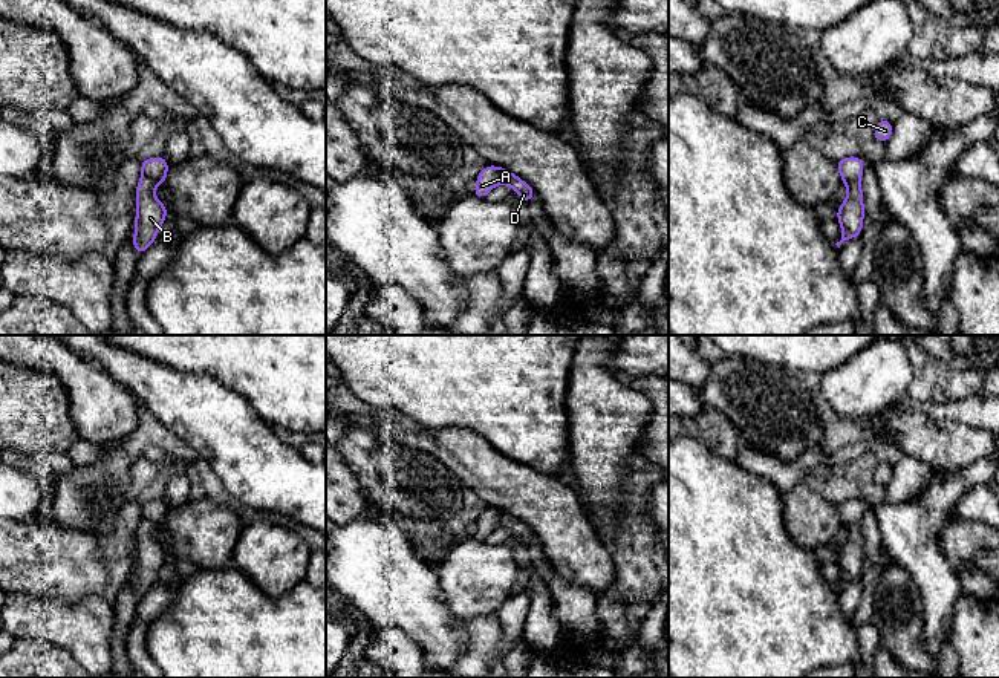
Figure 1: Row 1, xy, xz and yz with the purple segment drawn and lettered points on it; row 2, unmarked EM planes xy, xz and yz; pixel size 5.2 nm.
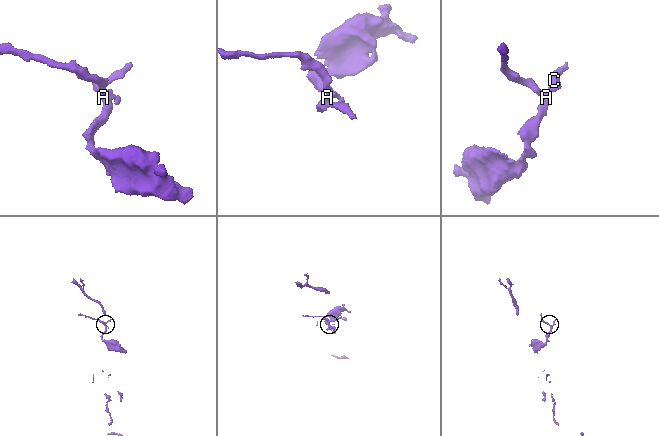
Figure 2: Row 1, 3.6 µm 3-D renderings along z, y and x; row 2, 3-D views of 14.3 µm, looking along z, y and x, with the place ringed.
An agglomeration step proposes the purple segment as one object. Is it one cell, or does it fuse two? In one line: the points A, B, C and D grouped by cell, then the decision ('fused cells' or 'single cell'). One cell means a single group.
groups A B C / D; fused cells

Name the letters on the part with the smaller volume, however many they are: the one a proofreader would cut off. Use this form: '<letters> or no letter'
D

